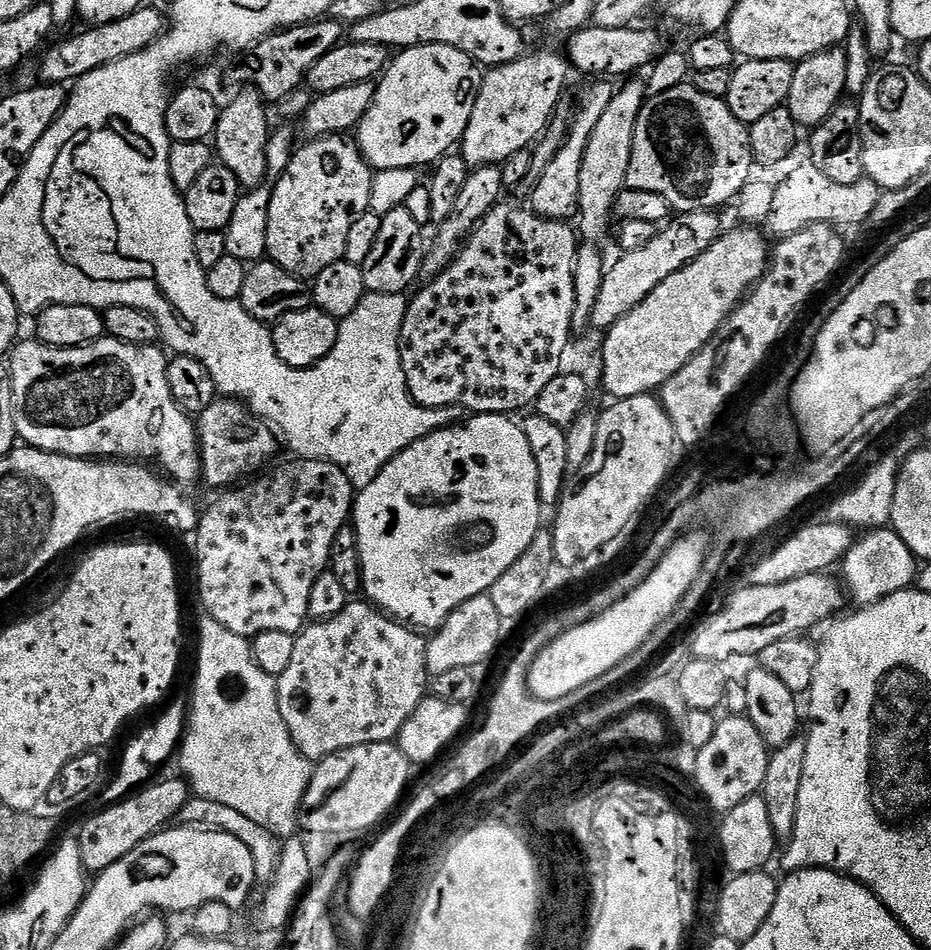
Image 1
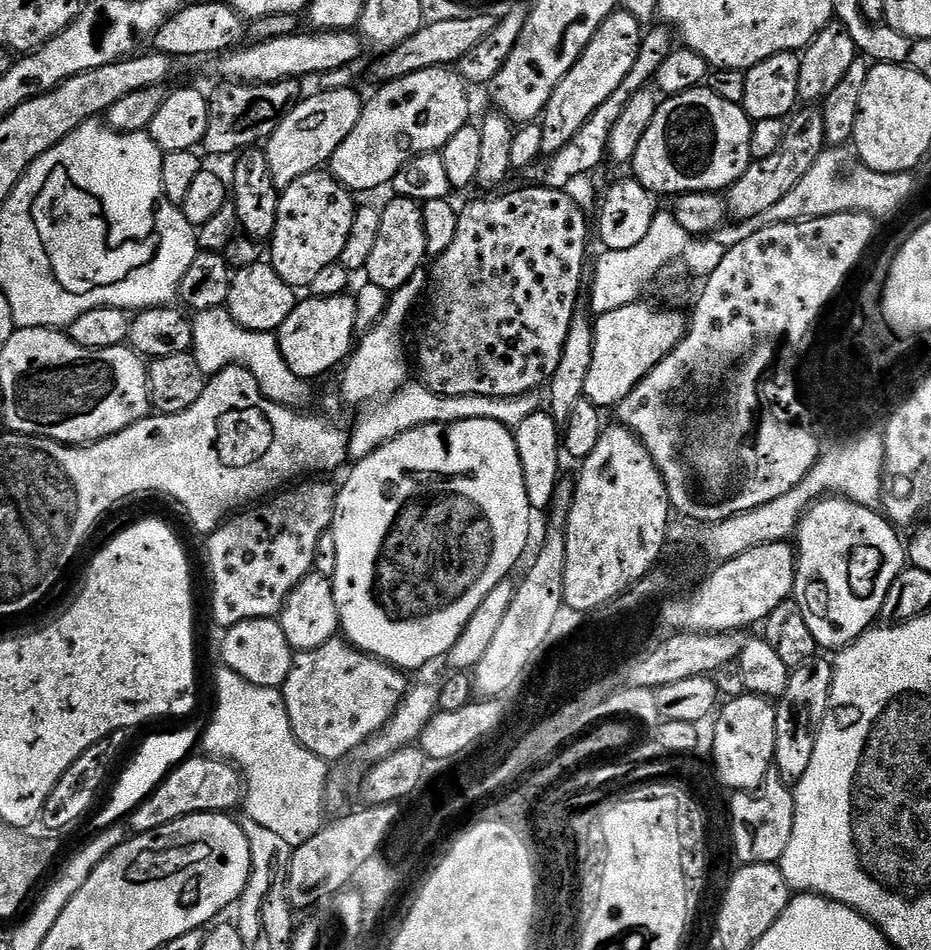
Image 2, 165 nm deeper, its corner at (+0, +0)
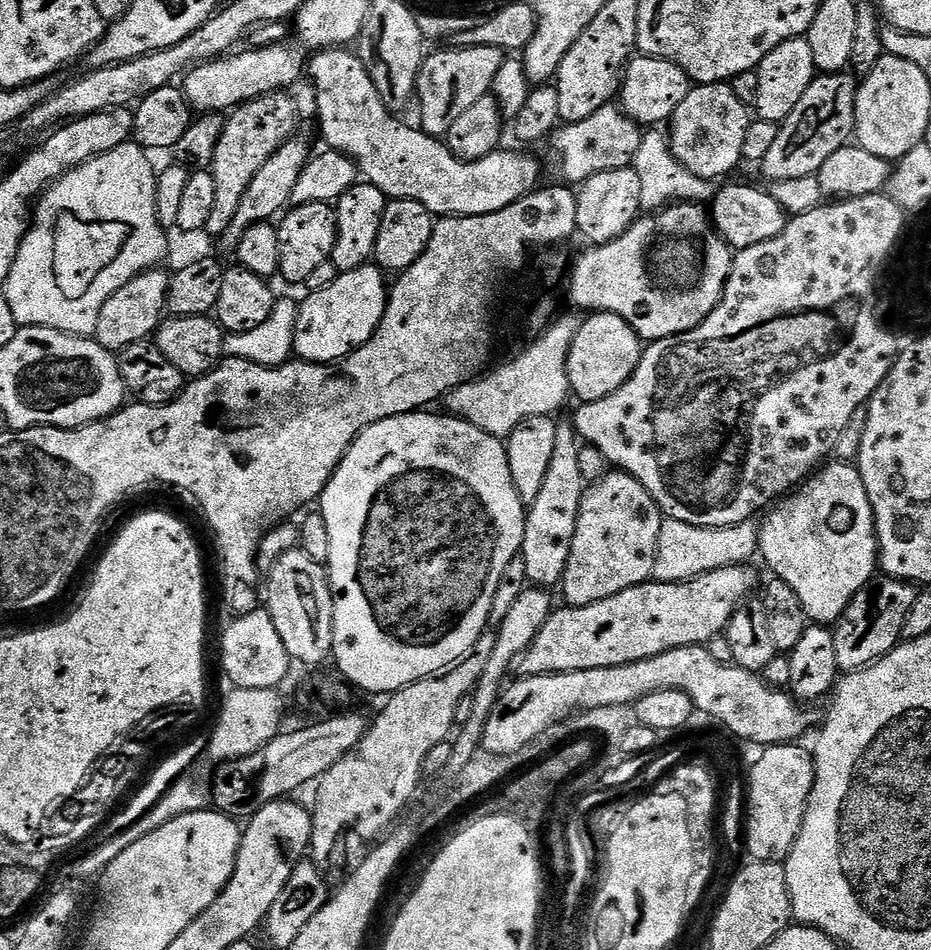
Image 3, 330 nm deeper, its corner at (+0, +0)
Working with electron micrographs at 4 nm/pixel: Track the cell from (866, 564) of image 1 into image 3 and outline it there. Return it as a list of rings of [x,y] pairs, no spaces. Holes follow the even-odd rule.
[[[852,462],[835,463],[825,463],[819,470],[813,471],[795,491],[783,497],[763,517],[764,524],[762,520],[759,525],[759,555],[764,555],[765,562],[776,571],[773,573],[784,580],[794,594],[798,594],[798,602],[802,602],[802,610],[808,615],[809,621],[825,626],[835,625],[846,606],[850,606],[854,594],[867,586],[878,572],[876,523],[860,469]]]

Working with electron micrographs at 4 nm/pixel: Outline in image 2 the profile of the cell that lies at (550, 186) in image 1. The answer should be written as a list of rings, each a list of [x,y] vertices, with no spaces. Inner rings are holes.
[[[617,10],[611,12],[598,26],[594,38],[582,50],[578,62],[570,66],[566,78],[558,82],[554,94],[550,98],[548,105],[544,107],[544,114],[539,121],[542,130],[542,152],[551,154],[562,150],[578,130],[586,123],[586,118],[622,86],[622,78],[630,74],[634,68],[634,58],[638,58],[640,43],[644,37],[645,29],[642,21],[634,18],[634,14]]]

